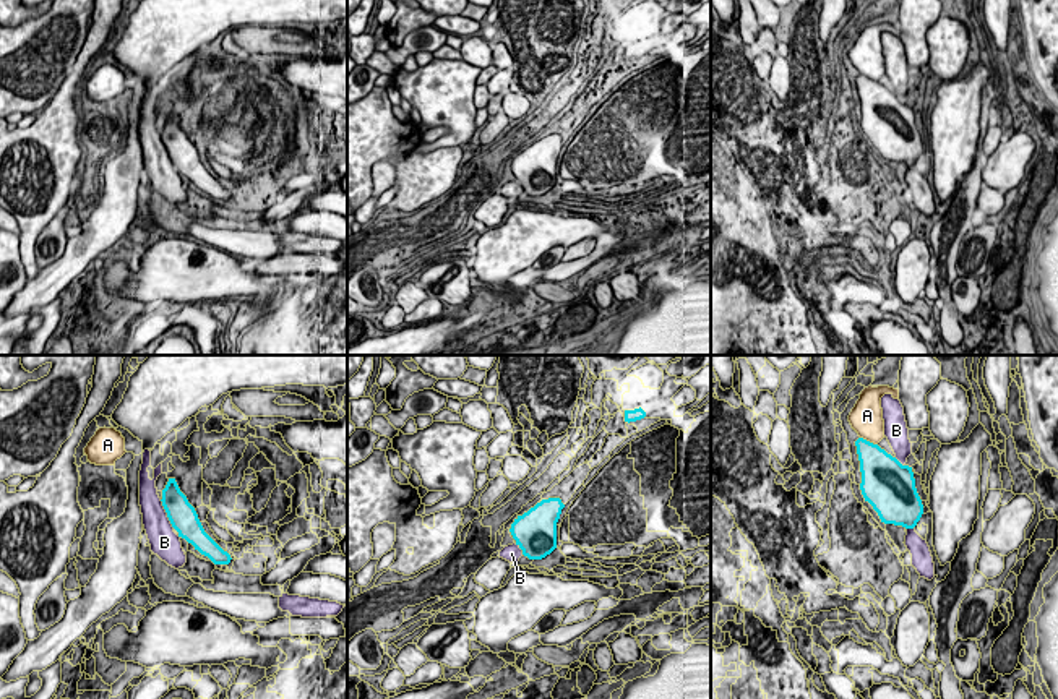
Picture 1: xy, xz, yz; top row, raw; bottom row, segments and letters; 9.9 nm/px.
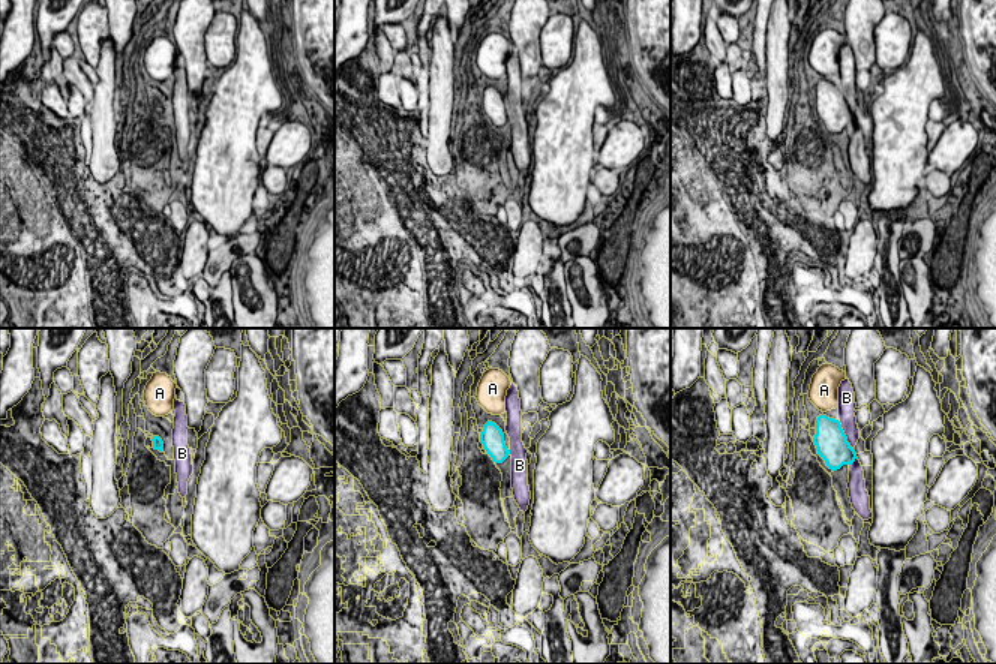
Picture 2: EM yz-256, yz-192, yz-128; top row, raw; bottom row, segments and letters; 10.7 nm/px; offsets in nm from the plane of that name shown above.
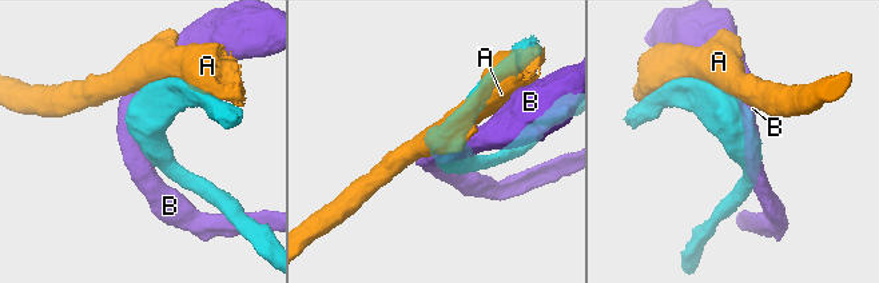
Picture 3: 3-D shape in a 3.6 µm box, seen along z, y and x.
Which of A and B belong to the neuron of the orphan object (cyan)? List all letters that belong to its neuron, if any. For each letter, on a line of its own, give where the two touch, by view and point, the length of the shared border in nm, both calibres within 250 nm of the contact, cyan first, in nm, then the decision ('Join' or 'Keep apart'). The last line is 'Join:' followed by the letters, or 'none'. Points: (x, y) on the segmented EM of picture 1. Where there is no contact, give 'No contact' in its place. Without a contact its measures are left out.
A: Touches cyan at yz (865, 440). Shared border 140 nm. Thickness 320 nm (cyan) against 320 nm. Keep apart
B: Touches cyan at xy (167, 514). Shared border 320 nm. Thickness 280 nm (cyan) against 280 nm. Join
Join: B

